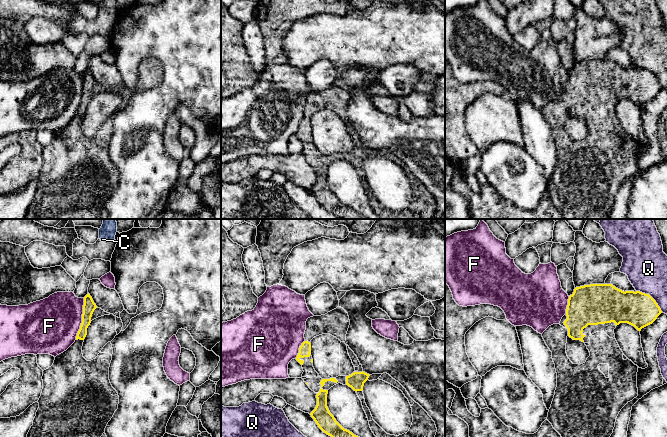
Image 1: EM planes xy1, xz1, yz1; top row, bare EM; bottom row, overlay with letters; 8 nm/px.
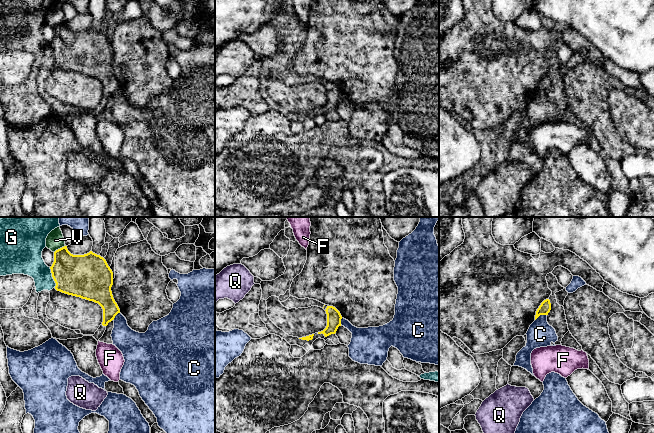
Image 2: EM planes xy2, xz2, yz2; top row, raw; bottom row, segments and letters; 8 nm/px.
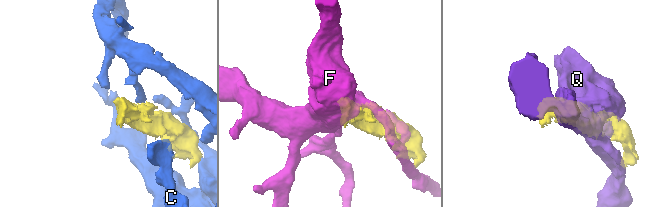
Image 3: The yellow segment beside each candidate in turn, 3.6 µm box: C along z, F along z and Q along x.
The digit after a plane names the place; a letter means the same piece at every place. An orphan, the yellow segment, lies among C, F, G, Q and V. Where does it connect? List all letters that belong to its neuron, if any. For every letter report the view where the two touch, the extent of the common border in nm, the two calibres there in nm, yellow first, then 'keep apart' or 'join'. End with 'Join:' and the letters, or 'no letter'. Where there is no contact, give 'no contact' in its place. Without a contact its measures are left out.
C: yz2 | 110 nm | 90/200 nm | keep apart
F: xy1 | 340 nm | 100/420 nm | keep apart
G: xy2 | 180 nm | 340/240 nm | keep apart
Q: yz1 | 280 nm | 280/340 nm | keep apart
V: xy2 | 110 nm | 320/140 nm | keep apart
Join: no letter

